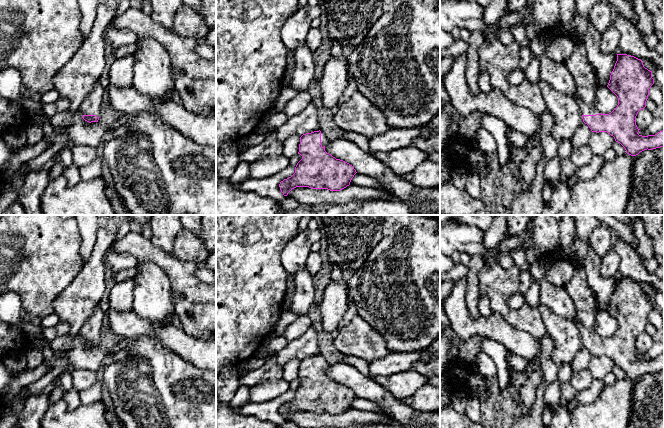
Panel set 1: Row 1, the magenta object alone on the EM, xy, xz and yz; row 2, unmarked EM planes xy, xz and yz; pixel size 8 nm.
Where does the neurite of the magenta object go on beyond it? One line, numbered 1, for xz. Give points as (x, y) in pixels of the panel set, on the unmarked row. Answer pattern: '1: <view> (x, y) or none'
1: xz (324, 365)

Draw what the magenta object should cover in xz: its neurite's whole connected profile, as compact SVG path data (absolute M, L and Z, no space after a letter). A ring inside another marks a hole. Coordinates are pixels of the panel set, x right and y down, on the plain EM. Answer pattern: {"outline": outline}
{"outline": "M320 354L300 361L298 378L302 383L297 387L295 397L279 408L284 420L296 411L340 415L350 409L356 394L349 387L327 377L325 371L328 367Z"}

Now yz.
{"outline": "M617 278L607 311L617 320L618 329L609 338L601 338L585 328L576 316L582 343L592 356L607 356L620 367L631 380L644 374L664 371L664 353L655 359L639 359L636 349L638 336L646 331L649 313L654 308L652 295L644 291L642 284L627 278Z"}

